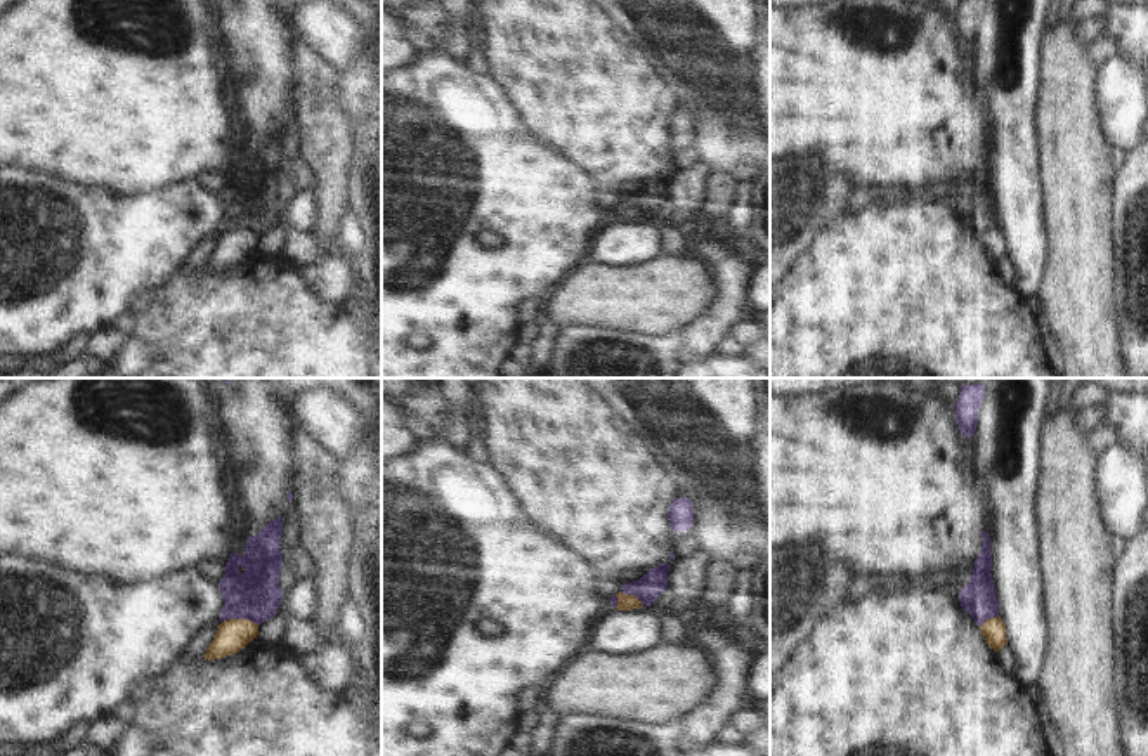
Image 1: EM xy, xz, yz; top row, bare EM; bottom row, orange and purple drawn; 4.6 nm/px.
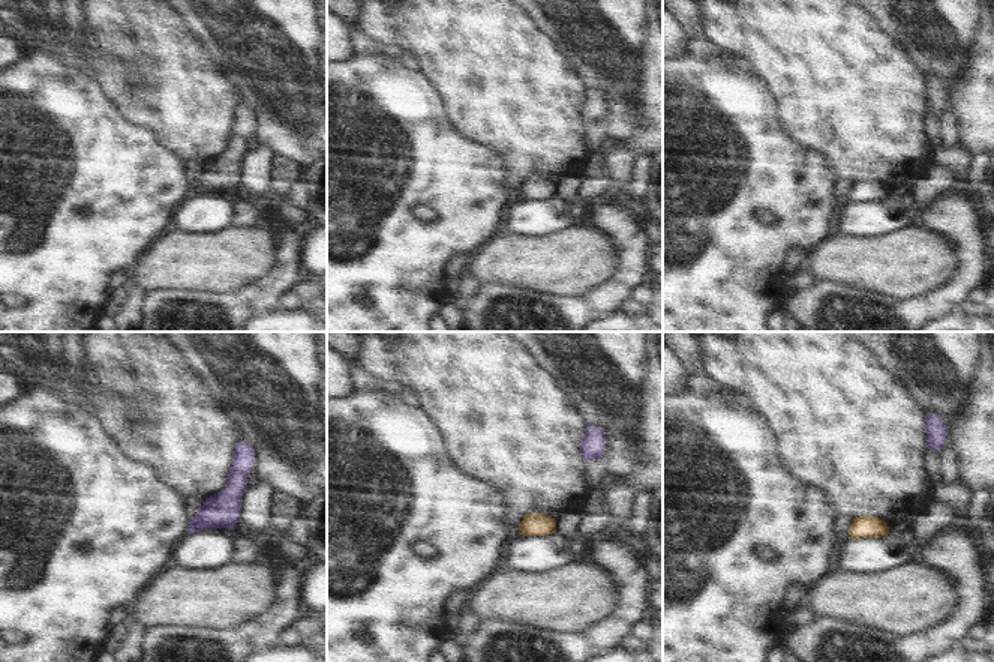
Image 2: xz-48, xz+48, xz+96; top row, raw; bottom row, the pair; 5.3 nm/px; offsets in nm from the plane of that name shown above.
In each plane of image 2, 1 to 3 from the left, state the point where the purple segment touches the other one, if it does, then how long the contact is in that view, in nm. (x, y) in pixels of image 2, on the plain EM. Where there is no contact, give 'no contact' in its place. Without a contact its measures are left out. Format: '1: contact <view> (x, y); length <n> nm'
1: no contact
2: no contact
3: no contact

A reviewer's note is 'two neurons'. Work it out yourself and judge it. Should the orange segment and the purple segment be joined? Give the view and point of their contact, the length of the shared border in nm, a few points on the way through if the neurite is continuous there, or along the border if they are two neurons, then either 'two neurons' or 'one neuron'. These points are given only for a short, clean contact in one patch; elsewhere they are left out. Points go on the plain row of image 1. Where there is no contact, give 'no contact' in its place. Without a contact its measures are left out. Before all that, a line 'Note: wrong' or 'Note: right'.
Note: right
meets orange in xy at (241, 231); contact 180 nm long; border along xy (222, 233), (252, 231), (259, 236); two neurons

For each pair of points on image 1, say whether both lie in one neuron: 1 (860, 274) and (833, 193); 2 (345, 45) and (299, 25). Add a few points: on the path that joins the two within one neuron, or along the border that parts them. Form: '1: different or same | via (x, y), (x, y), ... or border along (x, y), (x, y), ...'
1: different | border along (864, 200), (829, 226), (812, 245)
2: same | via (333, 35), (318, 25), (311, 25)

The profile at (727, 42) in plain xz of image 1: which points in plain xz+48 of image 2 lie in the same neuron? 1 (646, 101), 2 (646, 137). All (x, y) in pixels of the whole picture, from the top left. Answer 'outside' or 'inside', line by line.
1: outside
2: outside

